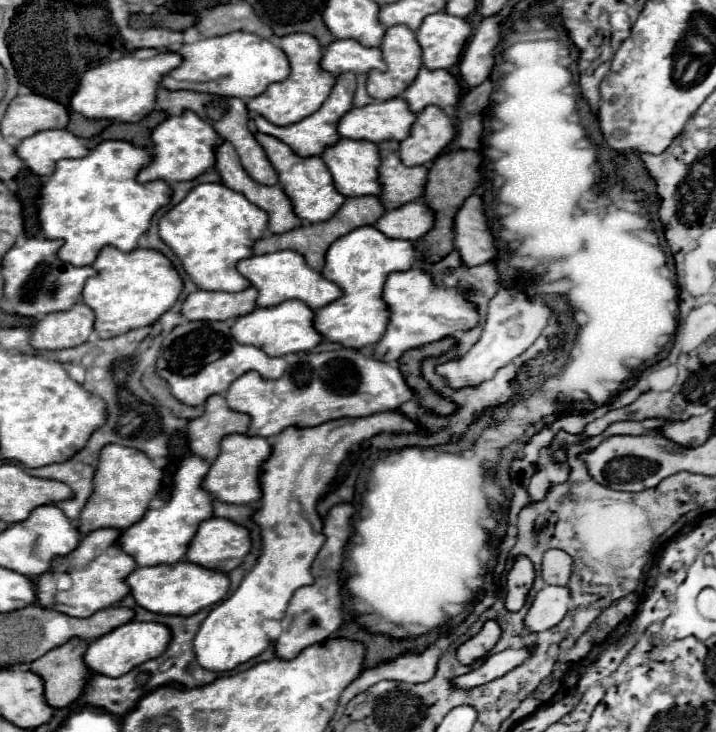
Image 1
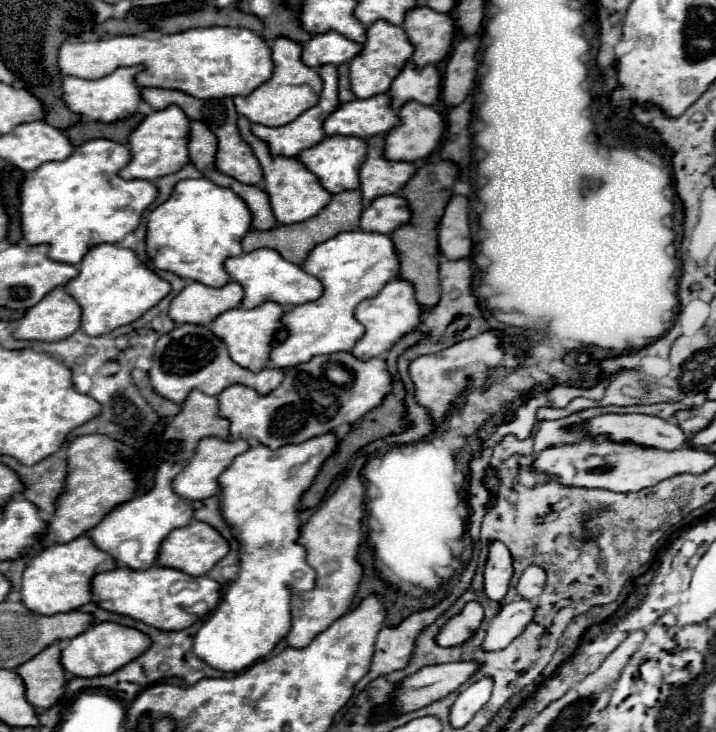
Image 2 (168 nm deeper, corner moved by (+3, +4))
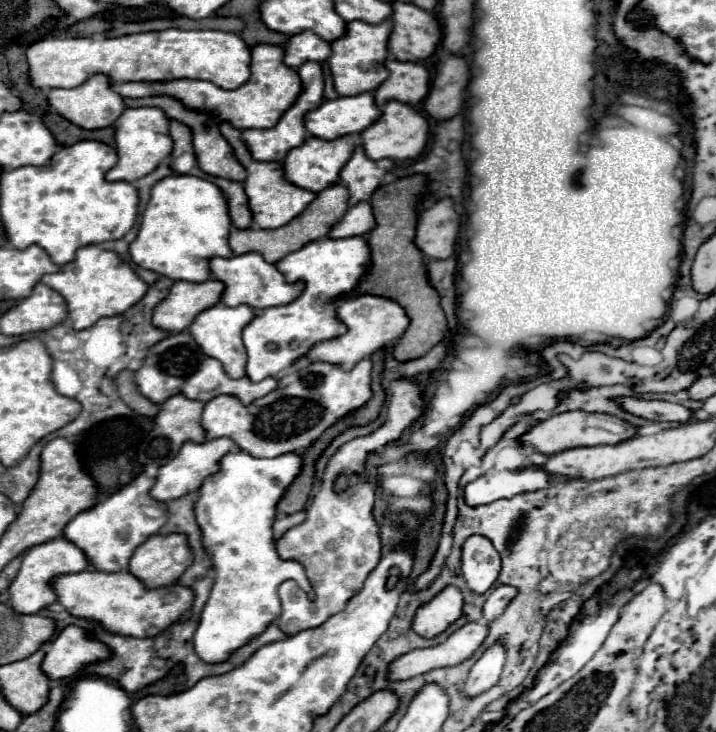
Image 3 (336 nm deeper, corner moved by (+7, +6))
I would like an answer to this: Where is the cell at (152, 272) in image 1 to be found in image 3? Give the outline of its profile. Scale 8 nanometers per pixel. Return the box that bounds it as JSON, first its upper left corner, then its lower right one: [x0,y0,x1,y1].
[42,246,148,330]

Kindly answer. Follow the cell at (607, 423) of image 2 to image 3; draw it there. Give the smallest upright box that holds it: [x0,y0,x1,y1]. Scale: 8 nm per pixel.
[520,412,634,454]

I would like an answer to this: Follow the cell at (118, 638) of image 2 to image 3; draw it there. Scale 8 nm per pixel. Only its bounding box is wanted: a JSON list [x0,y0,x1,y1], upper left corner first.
[40,624,108,680]

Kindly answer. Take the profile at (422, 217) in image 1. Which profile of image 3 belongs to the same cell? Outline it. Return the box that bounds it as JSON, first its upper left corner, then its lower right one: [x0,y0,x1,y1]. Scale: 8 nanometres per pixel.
[328,202,376,238]

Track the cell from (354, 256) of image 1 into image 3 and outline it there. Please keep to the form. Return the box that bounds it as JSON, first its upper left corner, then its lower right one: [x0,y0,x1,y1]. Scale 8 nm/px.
[242,236,368,382]

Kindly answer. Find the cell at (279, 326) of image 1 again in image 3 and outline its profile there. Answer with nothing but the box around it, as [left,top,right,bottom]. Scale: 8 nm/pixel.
[186,304,256,378]

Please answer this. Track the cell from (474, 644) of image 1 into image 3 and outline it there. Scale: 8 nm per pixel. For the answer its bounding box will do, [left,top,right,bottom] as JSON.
[412,586,462,638]

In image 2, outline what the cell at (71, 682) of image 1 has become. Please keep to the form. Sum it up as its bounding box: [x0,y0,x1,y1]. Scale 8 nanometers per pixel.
[16,642,68,708]

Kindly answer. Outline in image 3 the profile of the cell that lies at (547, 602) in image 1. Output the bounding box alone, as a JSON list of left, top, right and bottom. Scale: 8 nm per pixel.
[386,620,488,682]

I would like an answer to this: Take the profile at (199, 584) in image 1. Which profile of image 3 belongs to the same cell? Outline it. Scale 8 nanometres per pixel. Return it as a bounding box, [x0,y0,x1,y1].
[50,570,192,638]

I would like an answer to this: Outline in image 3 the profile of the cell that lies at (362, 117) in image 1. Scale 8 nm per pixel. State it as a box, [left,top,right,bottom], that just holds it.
[304,92,380,140]

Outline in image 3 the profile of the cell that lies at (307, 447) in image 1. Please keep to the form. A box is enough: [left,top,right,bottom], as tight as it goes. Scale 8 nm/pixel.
[194,450,314,662]

